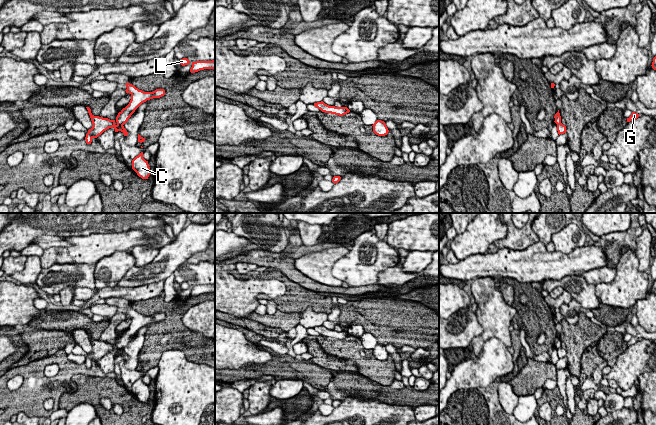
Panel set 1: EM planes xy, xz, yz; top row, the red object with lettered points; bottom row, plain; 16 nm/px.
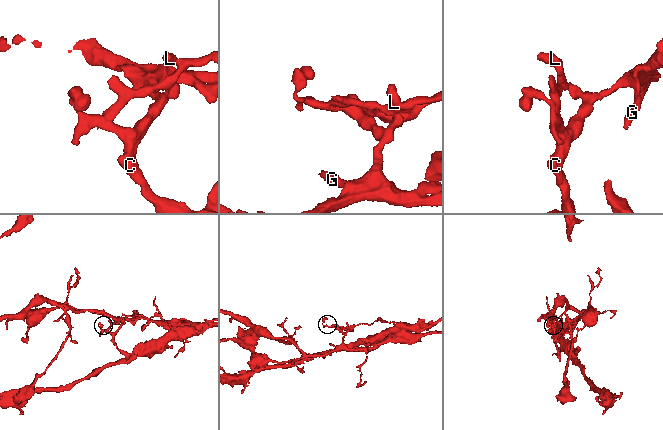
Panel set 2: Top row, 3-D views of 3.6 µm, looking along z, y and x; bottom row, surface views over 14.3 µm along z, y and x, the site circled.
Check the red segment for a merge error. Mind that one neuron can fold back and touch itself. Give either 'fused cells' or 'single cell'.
fused cells

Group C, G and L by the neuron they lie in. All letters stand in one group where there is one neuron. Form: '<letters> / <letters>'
C G / L

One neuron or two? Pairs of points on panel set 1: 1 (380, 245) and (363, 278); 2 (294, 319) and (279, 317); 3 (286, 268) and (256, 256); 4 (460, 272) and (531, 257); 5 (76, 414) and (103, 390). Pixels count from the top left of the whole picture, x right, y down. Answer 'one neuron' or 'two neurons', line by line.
1: one neuron
2: one neuron
3: one neuron
4: one neuron
5: two neurons

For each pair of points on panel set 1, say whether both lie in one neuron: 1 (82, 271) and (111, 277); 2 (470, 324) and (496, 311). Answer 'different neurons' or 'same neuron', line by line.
1: different neurons
2: different neurons

